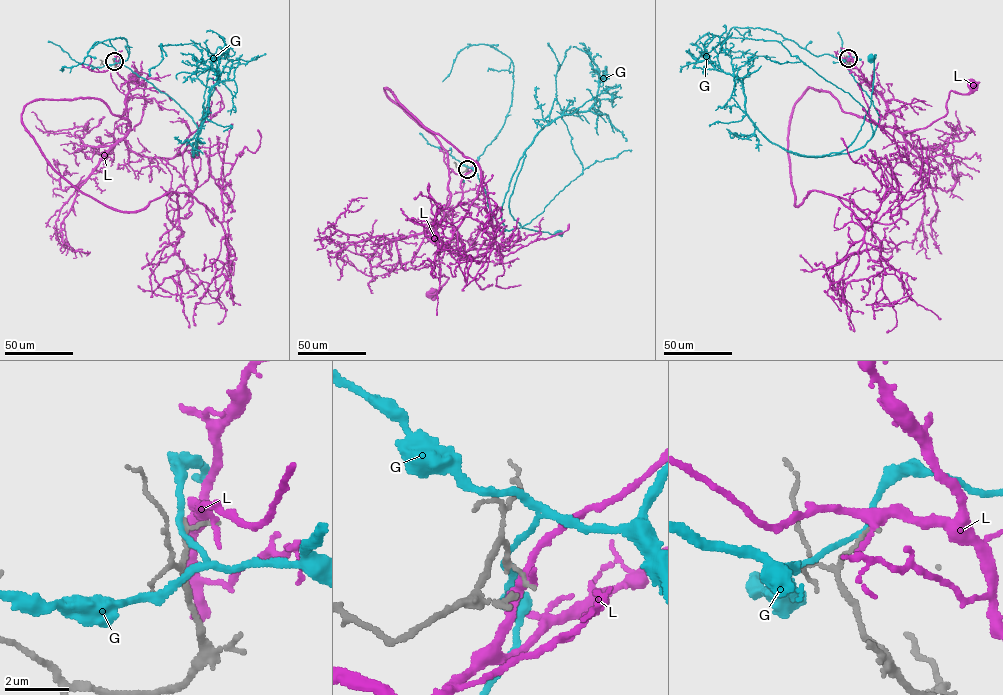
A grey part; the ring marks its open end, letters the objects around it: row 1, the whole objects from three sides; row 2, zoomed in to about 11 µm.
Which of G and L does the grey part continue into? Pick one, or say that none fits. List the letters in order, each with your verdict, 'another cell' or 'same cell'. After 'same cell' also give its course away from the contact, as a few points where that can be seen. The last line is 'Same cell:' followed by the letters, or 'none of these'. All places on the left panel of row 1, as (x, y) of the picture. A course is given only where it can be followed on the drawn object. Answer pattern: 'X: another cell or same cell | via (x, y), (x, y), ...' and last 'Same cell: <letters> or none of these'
G: another cell
L: another cell
Same cell: none of these

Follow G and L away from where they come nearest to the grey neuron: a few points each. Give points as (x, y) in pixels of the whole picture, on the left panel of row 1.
G: (114, 61), (192, 118), (198, 130), (193, 156), (198, 155), (209, 68), (217, 48), (226, 49)
L: (115, 61), (118, 75), (130, 89), (125, 100), (129, 130), (143, 114), (145, 84), (141, 85), (131, 77)

